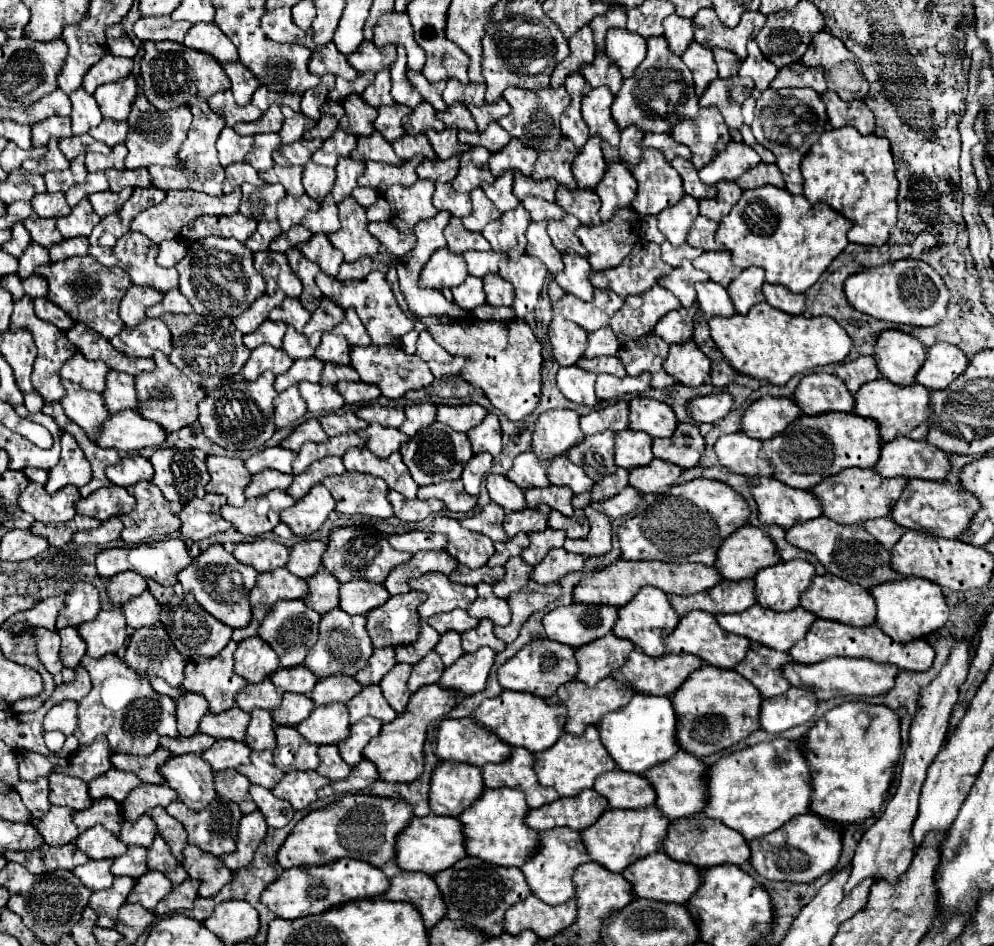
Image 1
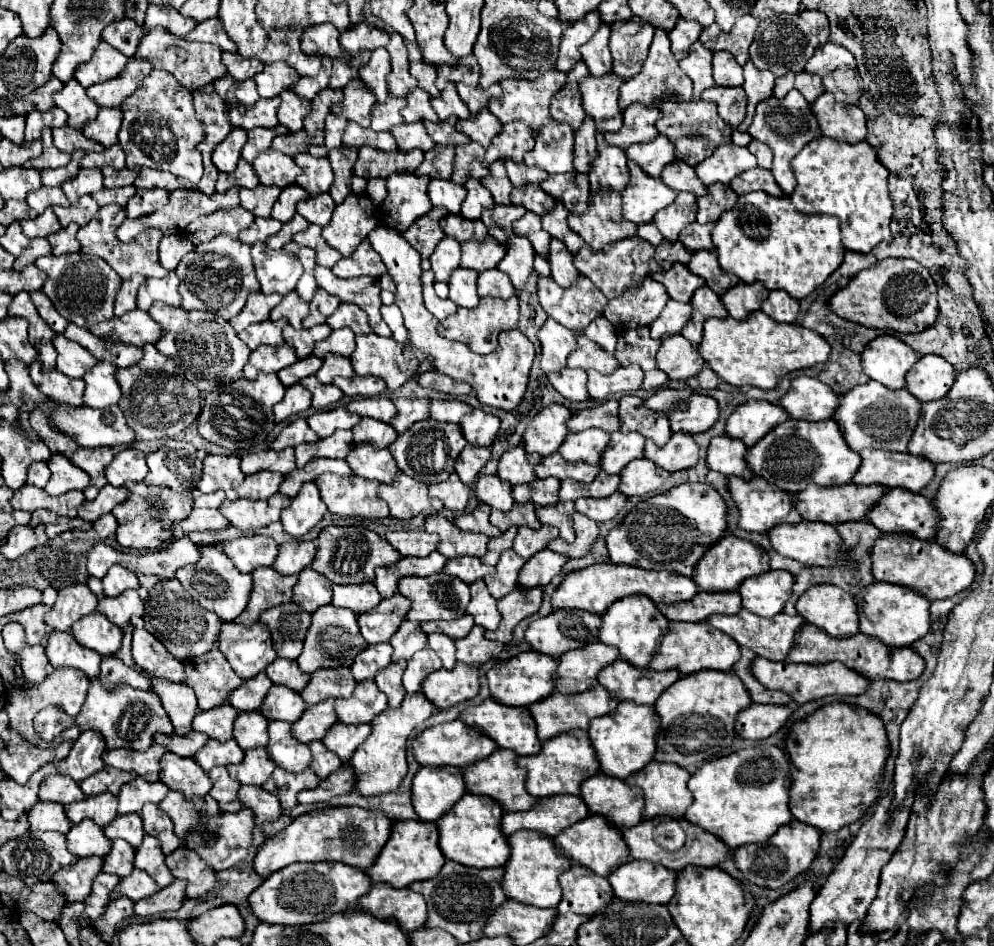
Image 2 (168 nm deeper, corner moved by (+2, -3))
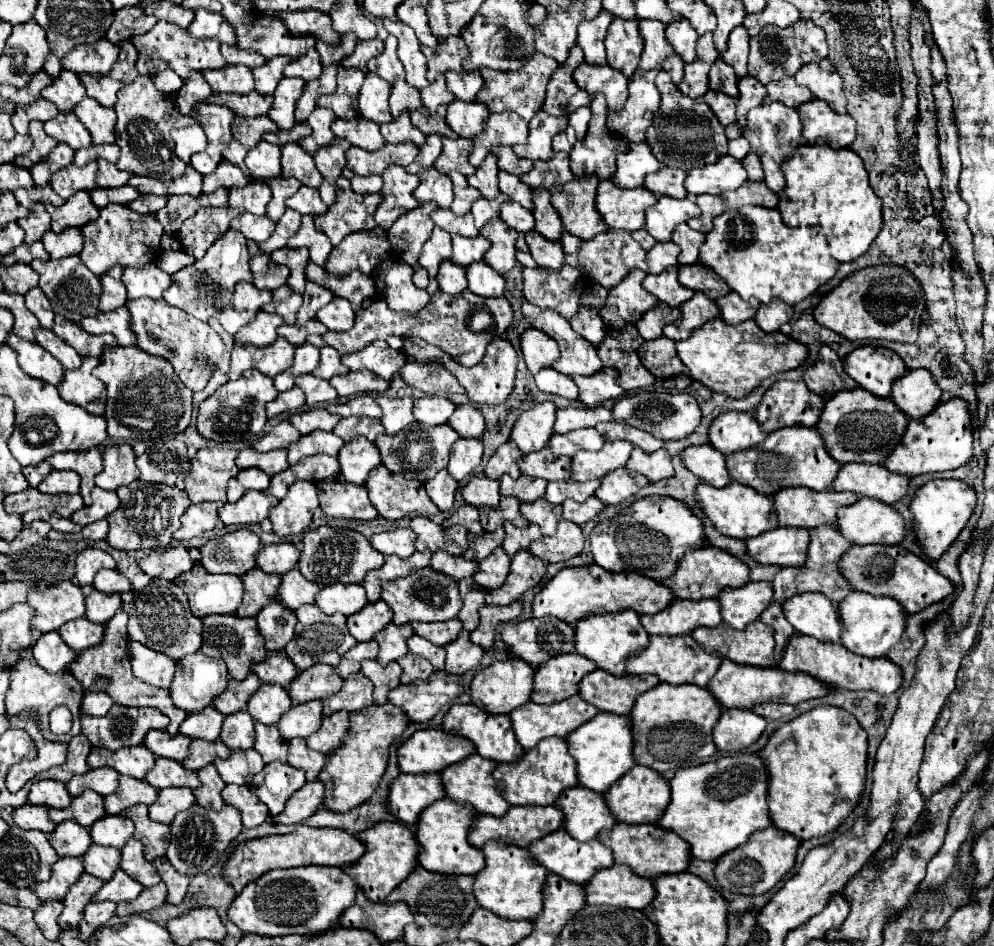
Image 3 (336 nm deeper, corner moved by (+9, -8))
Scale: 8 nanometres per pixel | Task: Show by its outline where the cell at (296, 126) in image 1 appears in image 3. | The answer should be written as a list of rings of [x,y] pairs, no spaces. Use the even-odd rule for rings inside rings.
[[[281,78],[273,94],[275,100],[267,114],[279,128],[291,128],[295,124],[293,112],[295,112],[295,102],[303,92],[303,84],[305,82],[301,78]]]

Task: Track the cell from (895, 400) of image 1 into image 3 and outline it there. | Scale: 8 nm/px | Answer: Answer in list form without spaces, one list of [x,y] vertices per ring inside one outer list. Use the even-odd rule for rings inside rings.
[[[853,388],[837,392],[835,396],[831,396],[831,400],[825,402],[815,428],[819,430],[829,456],[835,458],[839,464],[883,464],[891,448],[895,448],[895,444],[899,444],[899,440],[903,438],[907,422],[909,418],[903,416],[903,412],[899,412],[899,408],[895,408],[889,398],[879,400],[863,388]]]

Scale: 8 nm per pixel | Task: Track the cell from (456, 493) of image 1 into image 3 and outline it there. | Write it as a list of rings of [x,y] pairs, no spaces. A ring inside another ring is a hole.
[[[439,470],[435,474],[435,478],[429,478],[425,482],[425,490],[429,494],[429,498],[437,504],[439,510],[447,512],[453,508],[453,498],[455,498],[455,490],[459,488],[457,480],[449,476],[447,470]]]

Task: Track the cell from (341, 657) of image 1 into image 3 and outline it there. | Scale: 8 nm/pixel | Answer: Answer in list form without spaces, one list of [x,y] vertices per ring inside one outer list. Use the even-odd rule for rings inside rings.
[[[311,604],[311,606],[299,608],[295,612],[295,616],[297,616],[295,636],[291,638],[291,644],[285,646],[285,652],[287,652],[289,660],[299,670],[305,670],[305,668],[309,668],[311,664],[317,664],[317,662],[325,662],[325,664],[335,666],[341,660],[341,656],[349,648],[353,648],[357,644],[357,640],[349,634],[349,630],[345,626],[345,616],[343,614],[331,614],[331,616],[327,616],[315,604]]]

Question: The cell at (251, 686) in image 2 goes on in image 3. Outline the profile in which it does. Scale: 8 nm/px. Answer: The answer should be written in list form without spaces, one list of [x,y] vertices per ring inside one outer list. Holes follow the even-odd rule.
[[[249,672],[249,676],[245,680],[241,680],[241,682],[229,680],[227,690],[213,698],[213,706],[219,708],[221,714],[233,714],[233,712],[245,710],[251,692],[255,692],[255,688],[259,688],[259,684],[261,682],[255,676],[255,672]]]

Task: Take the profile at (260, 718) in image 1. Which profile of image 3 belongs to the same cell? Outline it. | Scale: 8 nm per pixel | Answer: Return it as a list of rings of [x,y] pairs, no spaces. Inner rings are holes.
[[[241,710],[235,714],[225,716],[223,728],[221,728],[221,740],[231,748],[251,748],[253,746],[253,718],[249,712]]]

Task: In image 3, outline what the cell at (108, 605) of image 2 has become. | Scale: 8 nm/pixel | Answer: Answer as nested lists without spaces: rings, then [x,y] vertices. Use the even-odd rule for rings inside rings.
[[[93,590],[85,598],[85,606],[87,606],[87,618],[91,622],[107,624],[107,620],[111,620],[111,616],[115,616],[115,612],[121,608],[121,596]]]

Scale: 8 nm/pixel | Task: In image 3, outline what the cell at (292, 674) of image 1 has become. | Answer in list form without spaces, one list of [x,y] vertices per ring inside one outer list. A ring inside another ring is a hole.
[[[267,652],[267,658],[259,664],[253,664],[251,670],[267,684],[279,684],[279,686],[289,686],[291,680],[299,674],[295,664],[287,660],[285,652]]]

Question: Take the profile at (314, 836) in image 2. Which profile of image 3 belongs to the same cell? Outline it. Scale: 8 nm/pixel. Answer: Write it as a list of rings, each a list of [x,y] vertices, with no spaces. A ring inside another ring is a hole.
[[[301,824],[291,834],[285,834],[285,836],[267,836],[267,838],[255,838],[255,840],[237,844],[233,854],[225,862],[223,878],[227,878],[227,884],[231,884],[235,892],[241,892],[249,882],[257,880],[259,876],[275,868],[343,866],[343,864],[351,864],[359,860],[363,852],[365,852],[363,844],[359,844],[359,840],[347,832],[339,832],[337,828],[311,828]]]

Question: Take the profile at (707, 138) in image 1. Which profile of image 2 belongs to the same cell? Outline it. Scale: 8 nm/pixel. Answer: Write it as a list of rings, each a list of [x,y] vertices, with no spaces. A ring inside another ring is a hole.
[[[666,95],[666,101],[662,101],[660,111],[662,119],[656,121],[656,129],[666,135],[676,147],[678,147],[678,159],[688,163],[690,167],[696,167],[700,161],[704,161],[720,143],[730,143],[732,127],[726,125],[718,113],[716,105],[708,101],[692,101],[692,103],[676,103],[668,101],[672,95]]]

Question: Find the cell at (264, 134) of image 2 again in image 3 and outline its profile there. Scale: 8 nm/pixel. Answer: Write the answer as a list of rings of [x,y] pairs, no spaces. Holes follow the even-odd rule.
[[[235,116],[231,124],[233,138],[237,138],[247,150],[251,150],[265,132],[277,132],[277,124],[269,116],[257,116],[257,118],[243,118]]]

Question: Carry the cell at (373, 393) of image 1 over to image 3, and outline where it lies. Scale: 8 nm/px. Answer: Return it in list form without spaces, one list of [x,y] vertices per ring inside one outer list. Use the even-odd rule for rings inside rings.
[[[367,370],[333,376],[329,382],[337,390],[337,394],[345,398],[367,394],[367,392],[383,392],[389,388],[389,382],[385,382],[381,376],[375,376],[373,372],[367,372]]]

